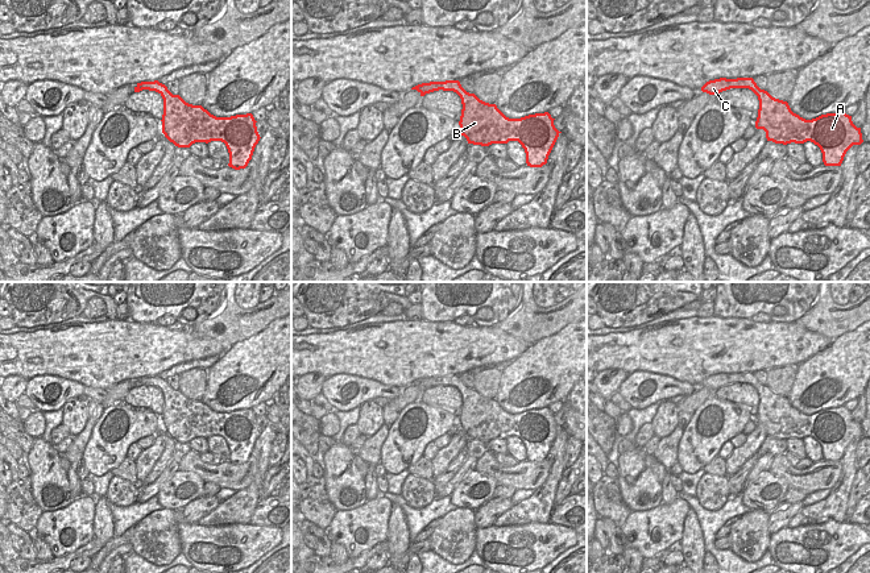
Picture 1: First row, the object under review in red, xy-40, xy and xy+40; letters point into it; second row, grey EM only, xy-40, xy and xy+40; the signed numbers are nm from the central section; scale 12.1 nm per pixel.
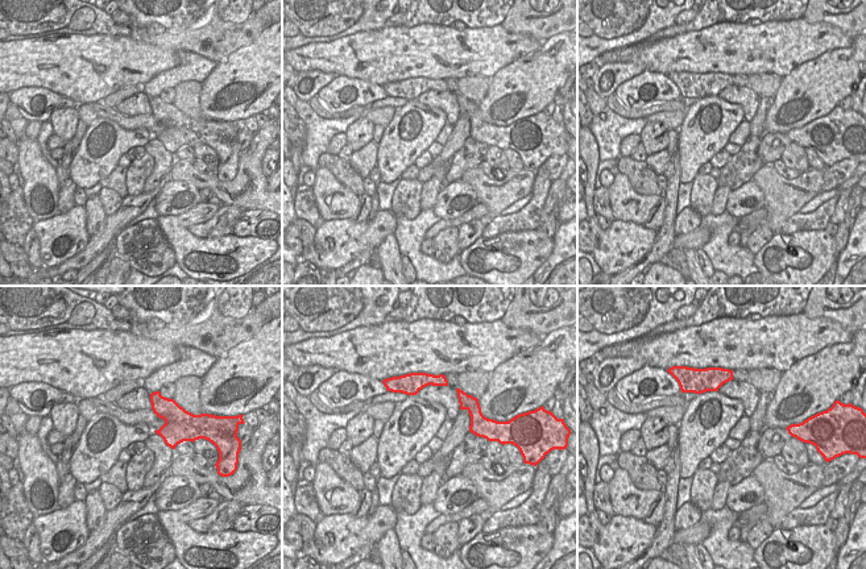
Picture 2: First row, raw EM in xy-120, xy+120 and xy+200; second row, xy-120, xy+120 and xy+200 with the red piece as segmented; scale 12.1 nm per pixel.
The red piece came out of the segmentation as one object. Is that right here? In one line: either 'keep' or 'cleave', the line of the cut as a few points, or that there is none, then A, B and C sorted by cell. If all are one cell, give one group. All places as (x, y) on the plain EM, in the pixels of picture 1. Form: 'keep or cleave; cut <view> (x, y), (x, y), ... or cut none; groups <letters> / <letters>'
keep; cut none; groups A B C

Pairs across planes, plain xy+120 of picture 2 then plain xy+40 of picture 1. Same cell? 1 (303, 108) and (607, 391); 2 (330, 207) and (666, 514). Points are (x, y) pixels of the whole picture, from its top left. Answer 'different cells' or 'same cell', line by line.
1: different cells
2: different cells

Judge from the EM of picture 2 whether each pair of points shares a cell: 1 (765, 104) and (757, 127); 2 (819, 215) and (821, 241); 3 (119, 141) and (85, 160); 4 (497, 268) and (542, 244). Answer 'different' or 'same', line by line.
1: same
2: different
3: same
4: same

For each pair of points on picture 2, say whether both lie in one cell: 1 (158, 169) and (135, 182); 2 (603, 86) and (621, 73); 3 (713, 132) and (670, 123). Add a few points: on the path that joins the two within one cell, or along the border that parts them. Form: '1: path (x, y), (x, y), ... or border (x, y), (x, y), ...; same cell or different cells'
1: border (146, 152), (153, 160), (153, 169), (143, 191); different cells
2: path (608, 86), (613, 84), (616, 78); same cell
3: border (686, 112), (678, 131); different cells

